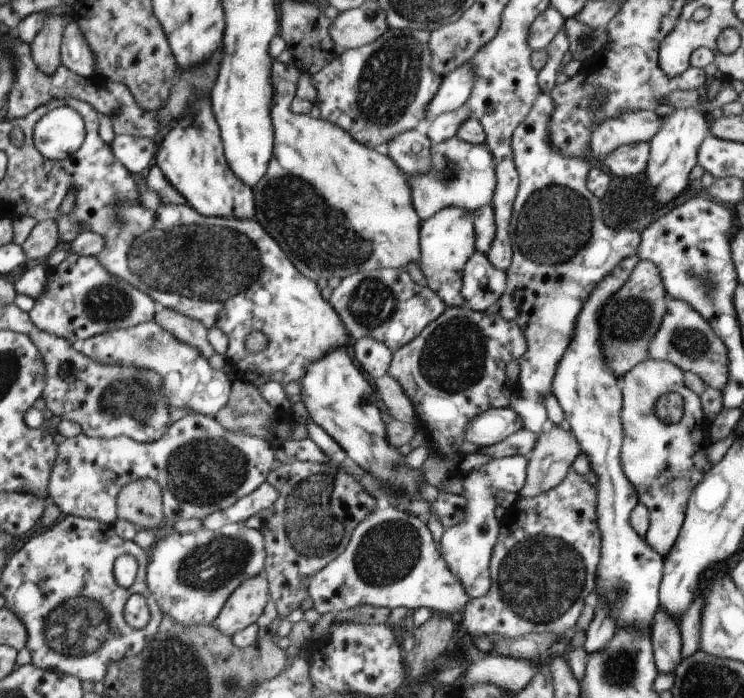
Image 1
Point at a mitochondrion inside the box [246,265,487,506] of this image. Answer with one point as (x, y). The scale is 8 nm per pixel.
(373, 303)

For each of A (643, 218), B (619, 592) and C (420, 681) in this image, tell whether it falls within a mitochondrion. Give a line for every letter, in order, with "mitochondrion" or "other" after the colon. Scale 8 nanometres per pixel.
A: other
B: other
C: other

